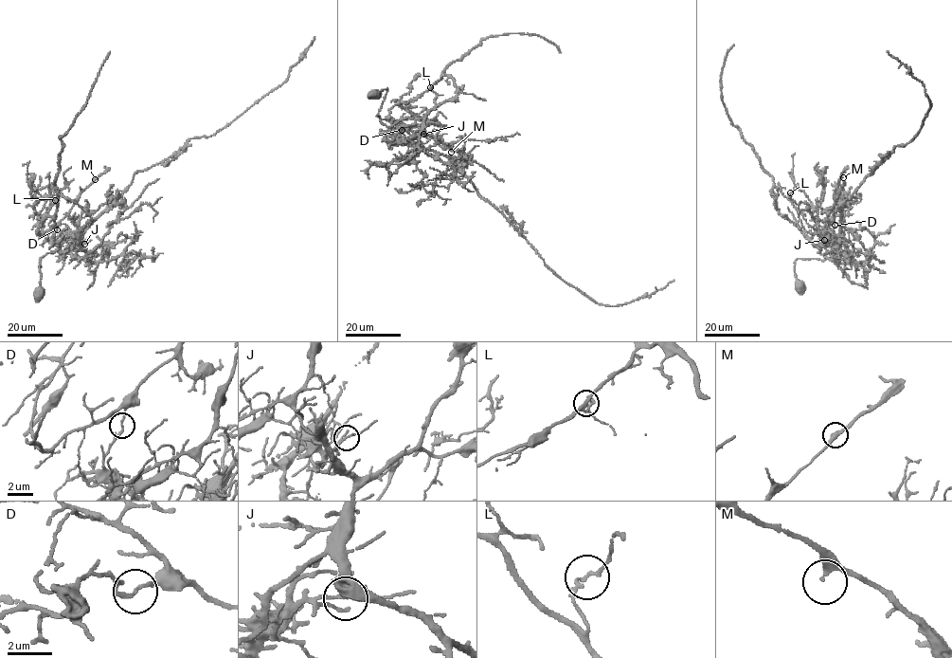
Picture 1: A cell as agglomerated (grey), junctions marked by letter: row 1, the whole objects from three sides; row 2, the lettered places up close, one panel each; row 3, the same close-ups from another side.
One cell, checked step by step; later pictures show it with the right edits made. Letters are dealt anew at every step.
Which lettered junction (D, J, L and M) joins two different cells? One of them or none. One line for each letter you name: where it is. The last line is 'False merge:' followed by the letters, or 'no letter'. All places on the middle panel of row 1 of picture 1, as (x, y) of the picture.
D: place (402, 130)
False merge: D

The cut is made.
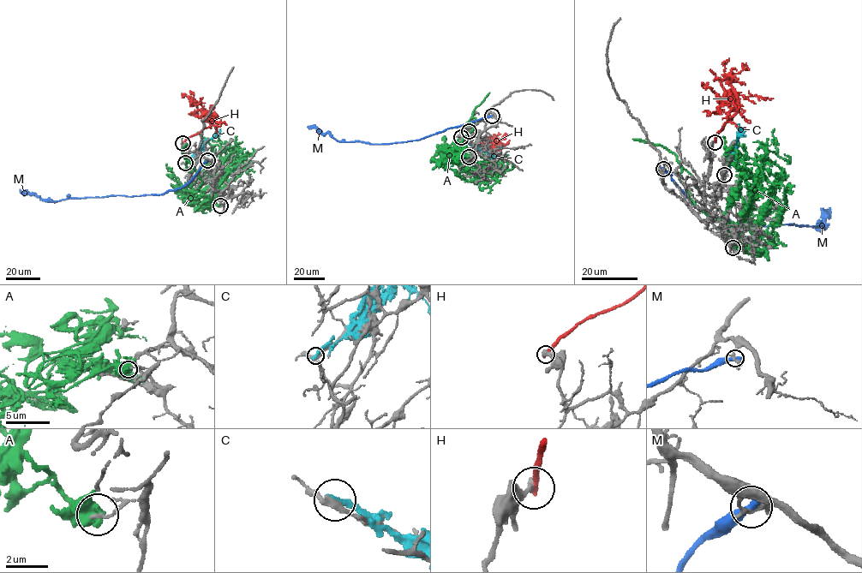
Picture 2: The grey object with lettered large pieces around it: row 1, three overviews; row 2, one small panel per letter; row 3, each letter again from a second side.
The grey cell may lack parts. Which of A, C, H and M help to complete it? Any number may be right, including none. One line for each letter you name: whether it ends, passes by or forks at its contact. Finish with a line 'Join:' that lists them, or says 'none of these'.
Join: none of these

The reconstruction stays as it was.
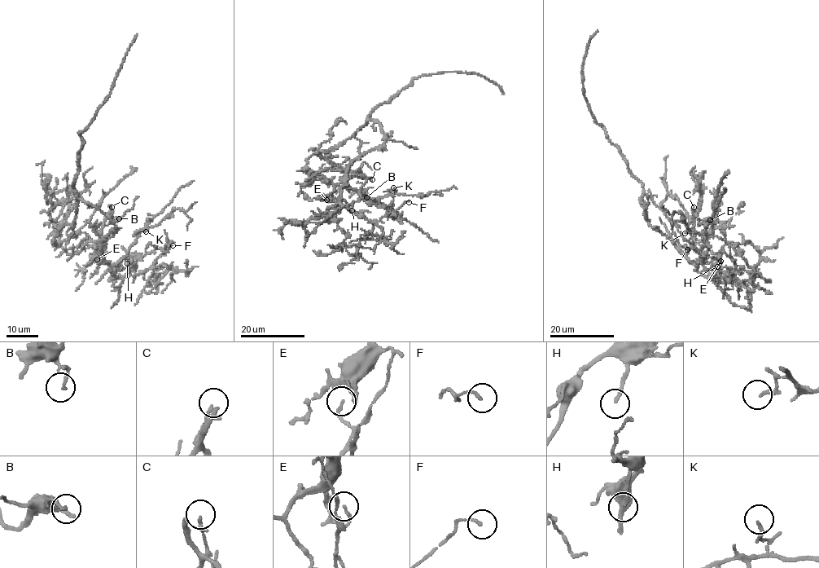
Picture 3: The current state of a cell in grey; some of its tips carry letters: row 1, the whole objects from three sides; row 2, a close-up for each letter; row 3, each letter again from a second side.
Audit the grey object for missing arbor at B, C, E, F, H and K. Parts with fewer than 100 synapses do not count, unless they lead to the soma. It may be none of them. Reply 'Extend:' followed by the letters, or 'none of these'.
Extend: C

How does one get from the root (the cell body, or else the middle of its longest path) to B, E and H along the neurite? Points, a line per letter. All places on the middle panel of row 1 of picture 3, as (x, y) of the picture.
B: (379, 125), (384, 134), (384, 143), (364, 153), (343, 171), (365, 178), (361, 188), (366, 197)
E: (379, 125), (384, 134), (384, 143), (356, 159), (345, 177), (335, 188), (331, 195), (338, 200), (326, 200)
H: (379, 125), (384, 134), (384, 143), (352, 163), (335, 205), (352, 210)

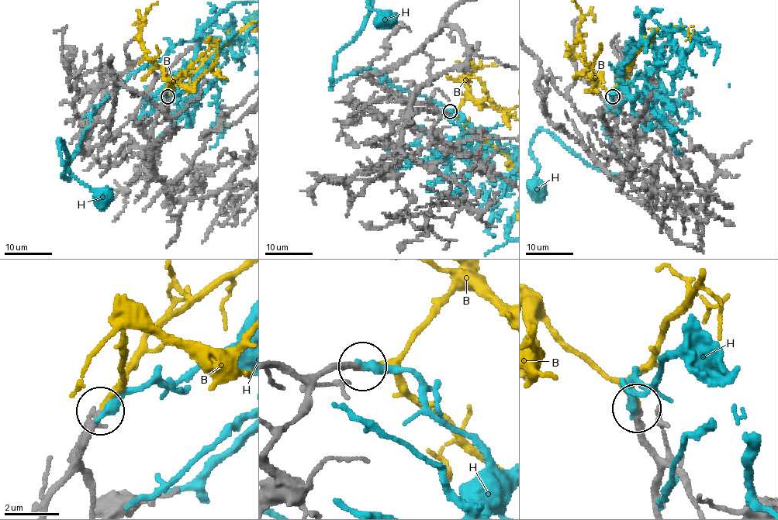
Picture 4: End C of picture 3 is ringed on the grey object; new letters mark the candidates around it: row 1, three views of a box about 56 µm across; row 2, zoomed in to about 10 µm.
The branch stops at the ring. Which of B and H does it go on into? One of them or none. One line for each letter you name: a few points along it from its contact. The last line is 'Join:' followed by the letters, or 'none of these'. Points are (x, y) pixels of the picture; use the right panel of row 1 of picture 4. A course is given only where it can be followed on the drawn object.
B: Its course: (612, 97), (636, 52), (650, 43), (665, 22), (652, 25), (647, 21), (631, 22), (612, 12)
Join: B

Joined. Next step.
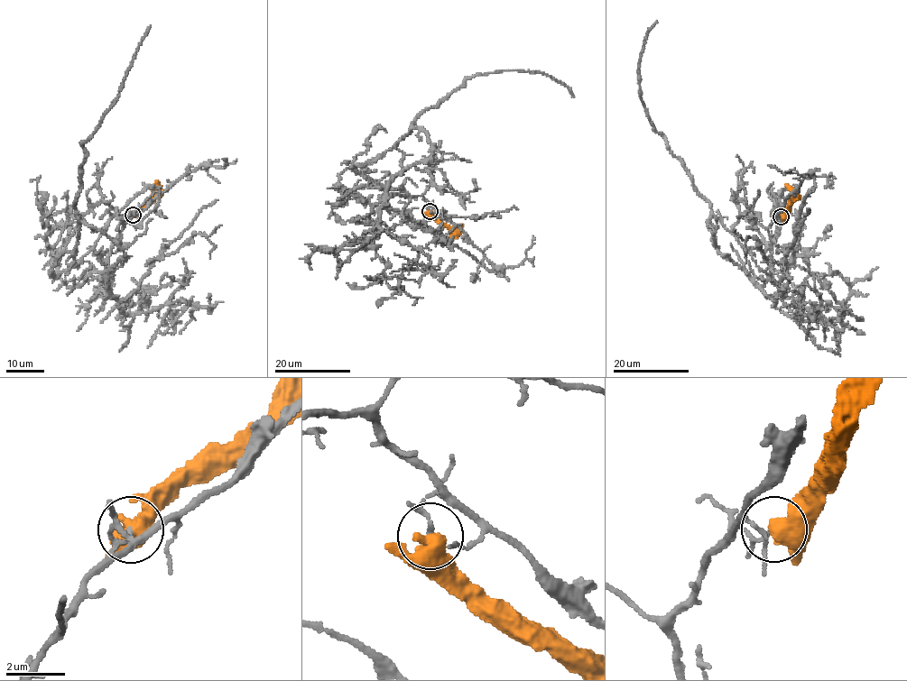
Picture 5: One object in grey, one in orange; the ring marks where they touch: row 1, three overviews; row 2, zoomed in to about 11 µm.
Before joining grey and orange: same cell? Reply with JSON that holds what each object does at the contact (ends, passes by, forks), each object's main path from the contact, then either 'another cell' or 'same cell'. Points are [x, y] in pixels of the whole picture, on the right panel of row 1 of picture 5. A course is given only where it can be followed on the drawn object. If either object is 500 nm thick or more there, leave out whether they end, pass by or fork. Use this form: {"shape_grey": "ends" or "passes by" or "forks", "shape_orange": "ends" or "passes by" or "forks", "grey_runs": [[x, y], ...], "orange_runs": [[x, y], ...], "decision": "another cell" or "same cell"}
{"grey_runs": [[781, 217], [768, 229], [771, 271], [760, 286], [717, 250], [710, 204], [648, 116], [638, 78], [657, 20]], "orange_runs": [[781, 217], [790, 201], [791, 189], [785, 183]], "decision": "another cell"}

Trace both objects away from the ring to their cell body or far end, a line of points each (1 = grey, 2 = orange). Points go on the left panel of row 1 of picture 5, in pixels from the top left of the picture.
1: (133, 216), (101, 276), (106, 287), (124, 255), (78, 218), (82, 144), (118, 96), (151, 24)
2: (133, 216), (152, 197), (158, 179)

